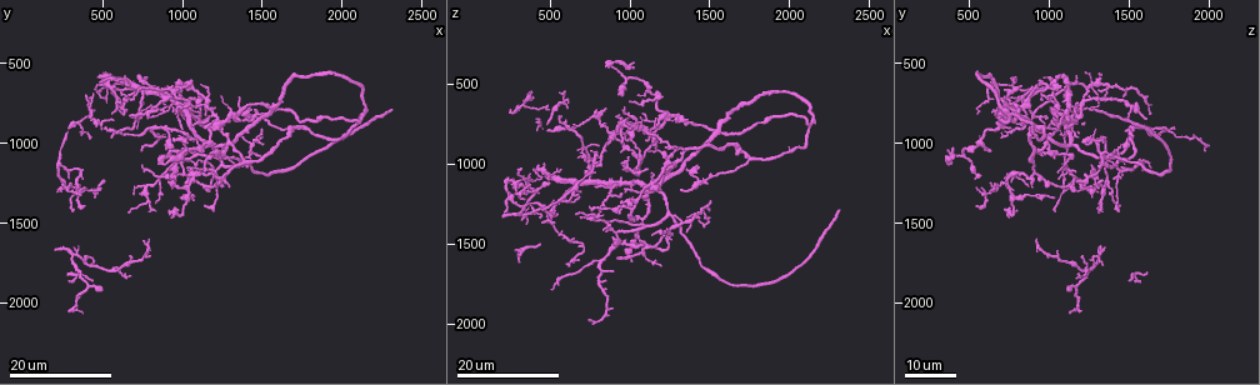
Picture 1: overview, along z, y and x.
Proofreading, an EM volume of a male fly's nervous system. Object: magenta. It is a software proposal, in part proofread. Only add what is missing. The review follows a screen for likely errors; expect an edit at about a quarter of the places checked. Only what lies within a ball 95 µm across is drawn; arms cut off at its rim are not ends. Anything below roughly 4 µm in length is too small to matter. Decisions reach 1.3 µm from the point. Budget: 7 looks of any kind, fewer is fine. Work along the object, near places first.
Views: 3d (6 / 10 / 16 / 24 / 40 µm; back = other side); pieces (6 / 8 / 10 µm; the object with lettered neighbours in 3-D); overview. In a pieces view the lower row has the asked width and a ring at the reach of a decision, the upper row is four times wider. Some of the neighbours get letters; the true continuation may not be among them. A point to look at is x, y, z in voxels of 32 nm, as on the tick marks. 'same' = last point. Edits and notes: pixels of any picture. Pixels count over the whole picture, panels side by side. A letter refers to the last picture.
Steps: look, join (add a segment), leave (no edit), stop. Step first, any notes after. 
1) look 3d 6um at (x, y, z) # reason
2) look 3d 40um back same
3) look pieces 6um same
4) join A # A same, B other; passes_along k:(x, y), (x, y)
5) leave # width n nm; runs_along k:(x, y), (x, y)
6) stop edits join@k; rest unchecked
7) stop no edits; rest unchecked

look 3d 16um at (2300, 800, 1300) # free end

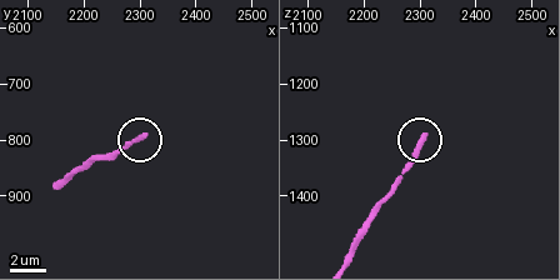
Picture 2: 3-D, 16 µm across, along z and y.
look pieces 10um at (2305, 795, 1300)

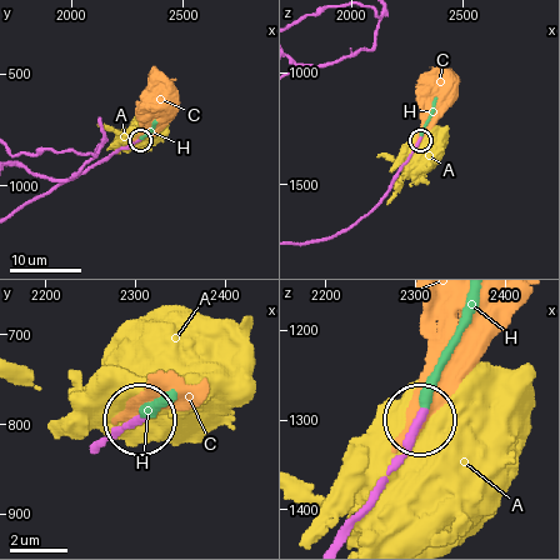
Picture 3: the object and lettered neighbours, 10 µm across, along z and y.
join H # A other, C other, H same; passes_along 3:(408, 156), (434, 99); the neuron continues

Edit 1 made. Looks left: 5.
look overview

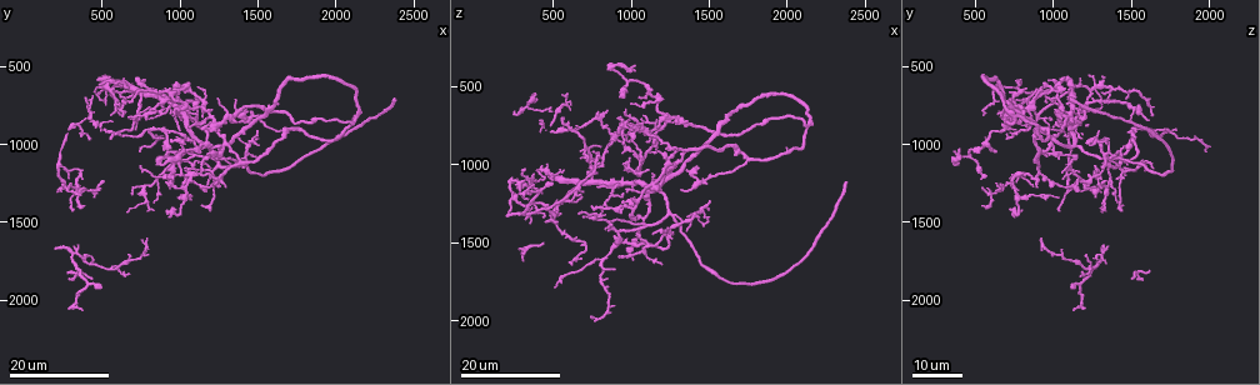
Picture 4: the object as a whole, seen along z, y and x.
look 3d 24um at (1140, 1380, 1440) # branch stops here

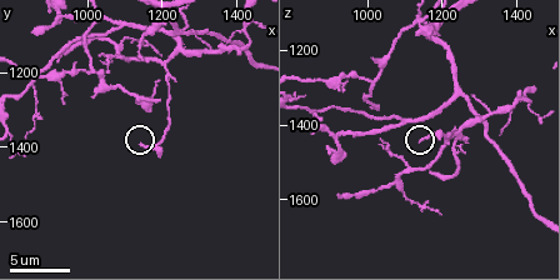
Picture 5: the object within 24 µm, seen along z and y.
look pieces 6um at (1150, 1400, 1440)

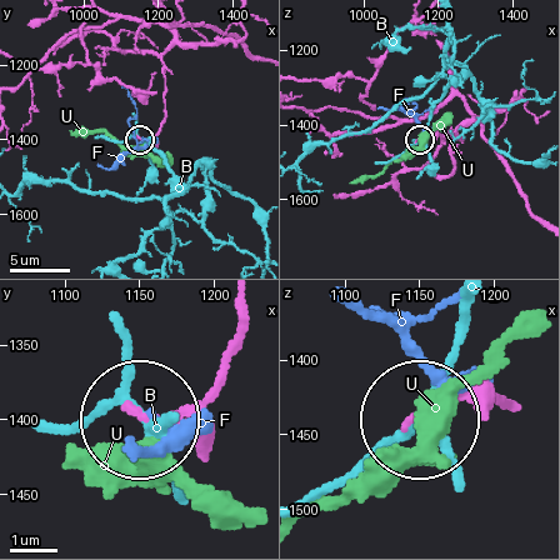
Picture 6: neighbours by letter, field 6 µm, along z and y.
leave # B other, F other, U other; runs_along 6:(244, 303), (236, 351), (208, 399), (140, 423); no lettered segment goes on from it

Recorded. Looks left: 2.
look 3d 16um at (780, 840, 660) # branch stops here

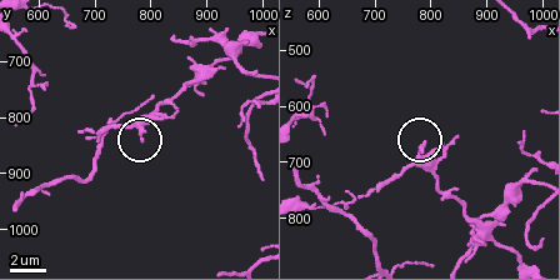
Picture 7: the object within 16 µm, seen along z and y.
look pieces 8um at (780, 825, 670)

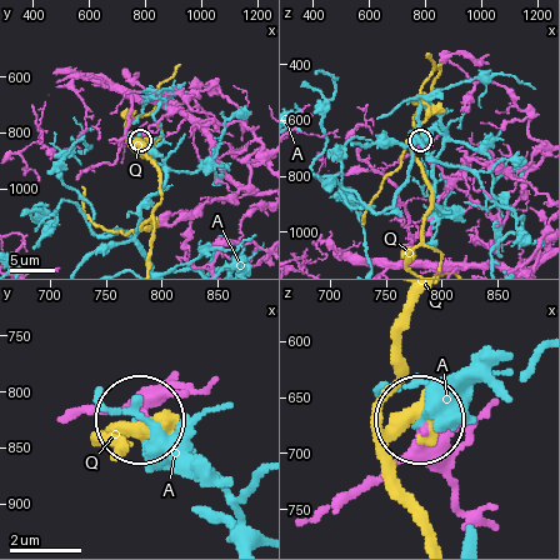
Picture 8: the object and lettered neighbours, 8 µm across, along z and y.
leave # A other, Q other; runs_along 8:(483, 525), (459, 505), (449, 469), (420, 426); no lettered segment goes on from it

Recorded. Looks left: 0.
stop edits join@3; rest unchecked

